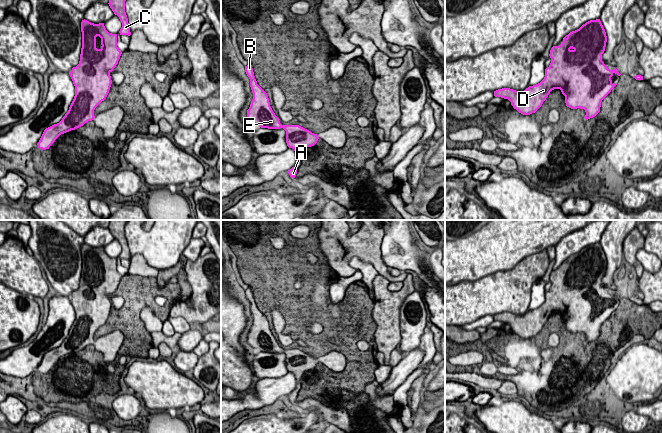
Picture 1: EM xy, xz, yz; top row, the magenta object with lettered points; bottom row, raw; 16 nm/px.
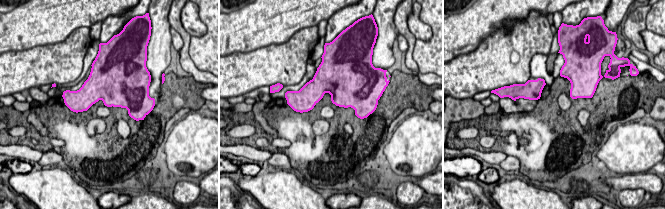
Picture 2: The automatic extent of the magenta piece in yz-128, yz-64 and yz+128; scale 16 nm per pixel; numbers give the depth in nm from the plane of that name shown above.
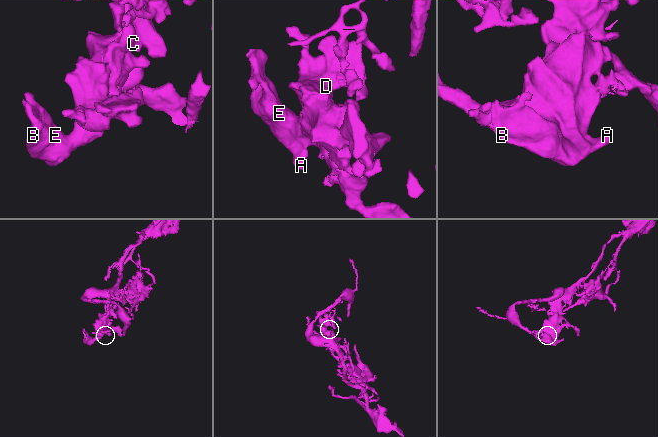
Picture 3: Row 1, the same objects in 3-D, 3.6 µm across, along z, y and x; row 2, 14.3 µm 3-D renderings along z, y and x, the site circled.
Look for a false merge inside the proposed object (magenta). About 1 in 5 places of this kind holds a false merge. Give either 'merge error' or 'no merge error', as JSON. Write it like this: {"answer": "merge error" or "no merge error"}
{"answer": "no merge error"}

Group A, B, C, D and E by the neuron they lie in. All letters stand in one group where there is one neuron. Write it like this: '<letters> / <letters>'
A B C D E

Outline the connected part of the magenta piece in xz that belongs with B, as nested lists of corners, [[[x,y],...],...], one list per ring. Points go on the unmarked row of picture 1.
[[[250,287],[245,290],[245,296],[250,303],[253,317],[253,323],[247,334],[247,342],[261,352],[283,352],[286,355],[287,370],[295,375],[297,381],[303,377],[305,372],[314,370],[319,363],[318,359],[299,349],[282,349],[270,330],[267,317],[257,308]]]

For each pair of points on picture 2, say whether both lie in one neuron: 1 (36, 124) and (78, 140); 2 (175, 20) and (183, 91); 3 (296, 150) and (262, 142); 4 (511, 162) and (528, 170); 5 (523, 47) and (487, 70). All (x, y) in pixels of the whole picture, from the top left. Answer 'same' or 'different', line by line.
1: different
2: different
3: different
4: different
5: same

